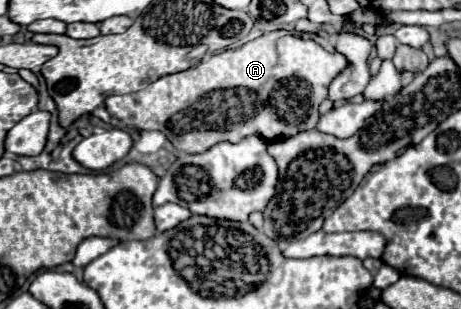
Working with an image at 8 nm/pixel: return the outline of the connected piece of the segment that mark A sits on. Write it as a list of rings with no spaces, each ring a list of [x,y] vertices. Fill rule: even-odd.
[[[271,31],[245,43],[239,49],[227,49],[215,53],[207,61],[197,63],[179,73],[159,77],[145,89],[129,95],[111,95],[105,99],[109,115],[121,119],[125,125],[145,131],[161,131],[175,149],[185,153],[203,153],[219,141],[239,141],[247,135],[259,135],[267,141],[291,137],[301,131],[315,129],[319,121],[319,103],[327,99],[329,83],[347,67],[347,59],[341,53],[329,53],[315,41],[305,41],[287,31]]]

